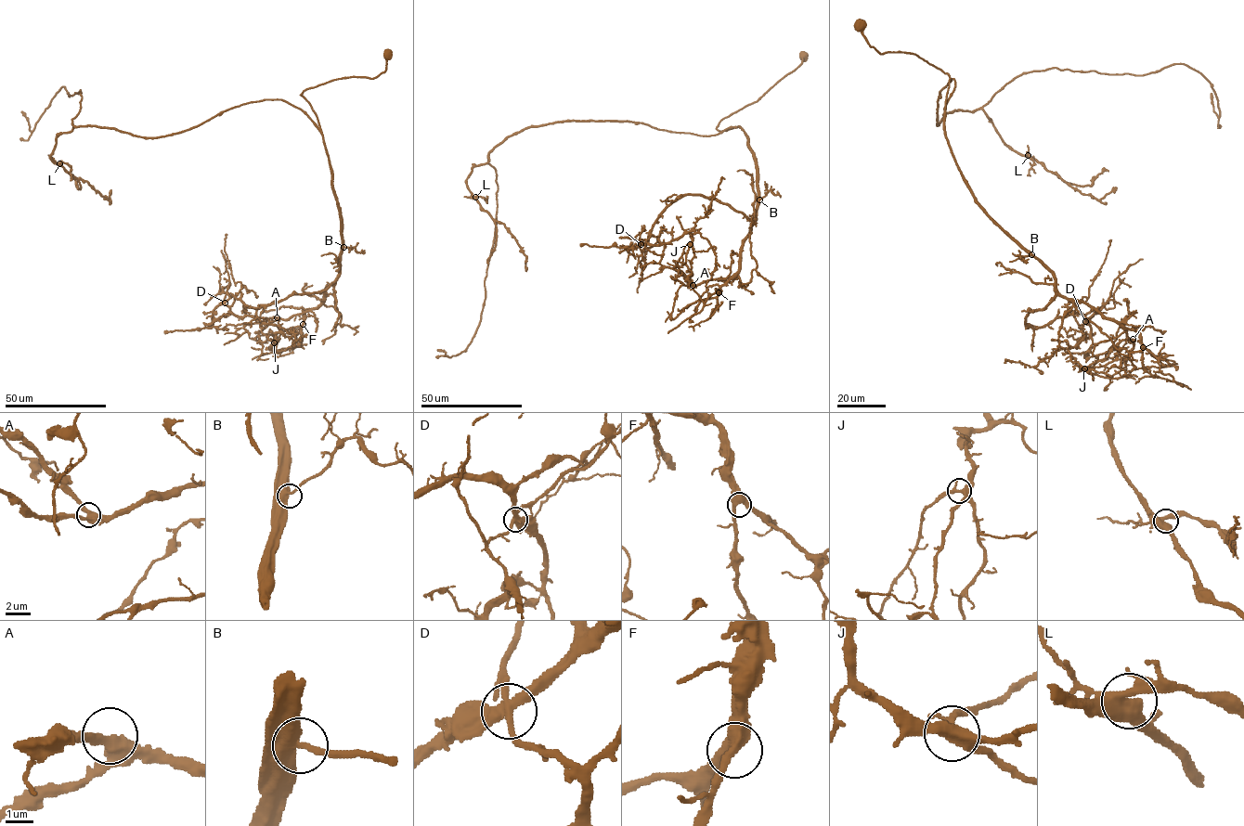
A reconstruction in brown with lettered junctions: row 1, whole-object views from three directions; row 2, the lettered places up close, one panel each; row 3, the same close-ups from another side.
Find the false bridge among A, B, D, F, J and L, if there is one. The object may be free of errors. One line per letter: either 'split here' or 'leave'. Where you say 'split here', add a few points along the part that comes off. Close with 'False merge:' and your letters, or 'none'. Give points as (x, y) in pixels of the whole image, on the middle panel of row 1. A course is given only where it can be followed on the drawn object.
A: leave
B: leave
D: split here | (641, 244), (644, 239), (667, 244), (693, 230), (692, 241), (675, 268), (692, 275)
F: leave
J: leave
L: leave
False merge: D

